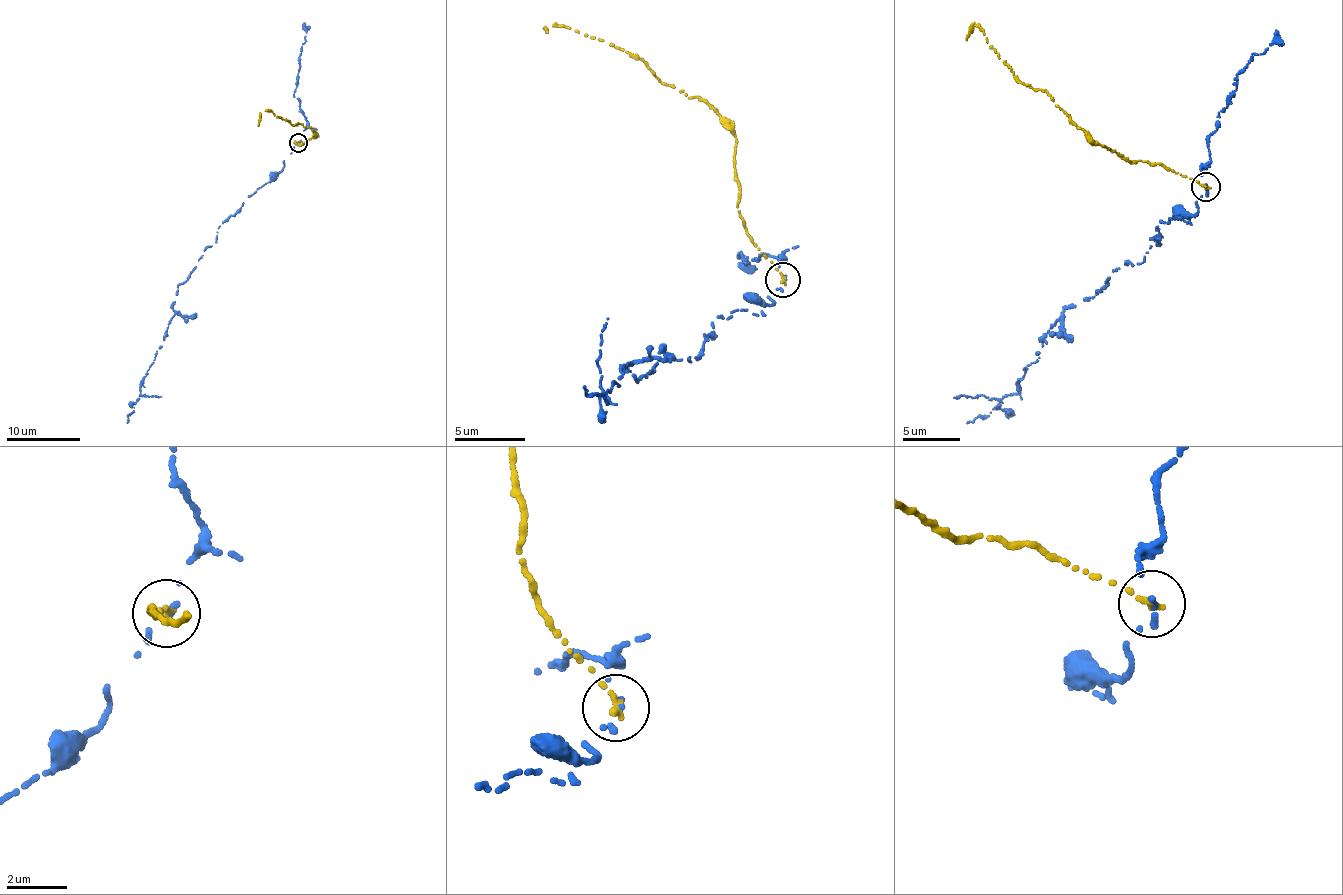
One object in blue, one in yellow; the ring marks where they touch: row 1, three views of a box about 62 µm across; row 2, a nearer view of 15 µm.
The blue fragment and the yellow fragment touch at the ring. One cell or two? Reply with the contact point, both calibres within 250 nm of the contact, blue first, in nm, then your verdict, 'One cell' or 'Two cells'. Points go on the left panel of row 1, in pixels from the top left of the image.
Place: (298, 143). Thickness 160 nm (blue) against 260 nm. Two cells

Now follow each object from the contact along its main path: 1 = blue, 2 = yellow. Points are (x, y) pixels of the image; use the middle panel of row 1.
1: (783, 280), (763, 314), (718, 317), (694, 357), (638, 382), (621, 367), (607, 401), (608, 317)
2: (783, 280), (743, 226), (733, 126), (658, 79), (627, 52), (557, 25), (544, 27), (548, 31)

